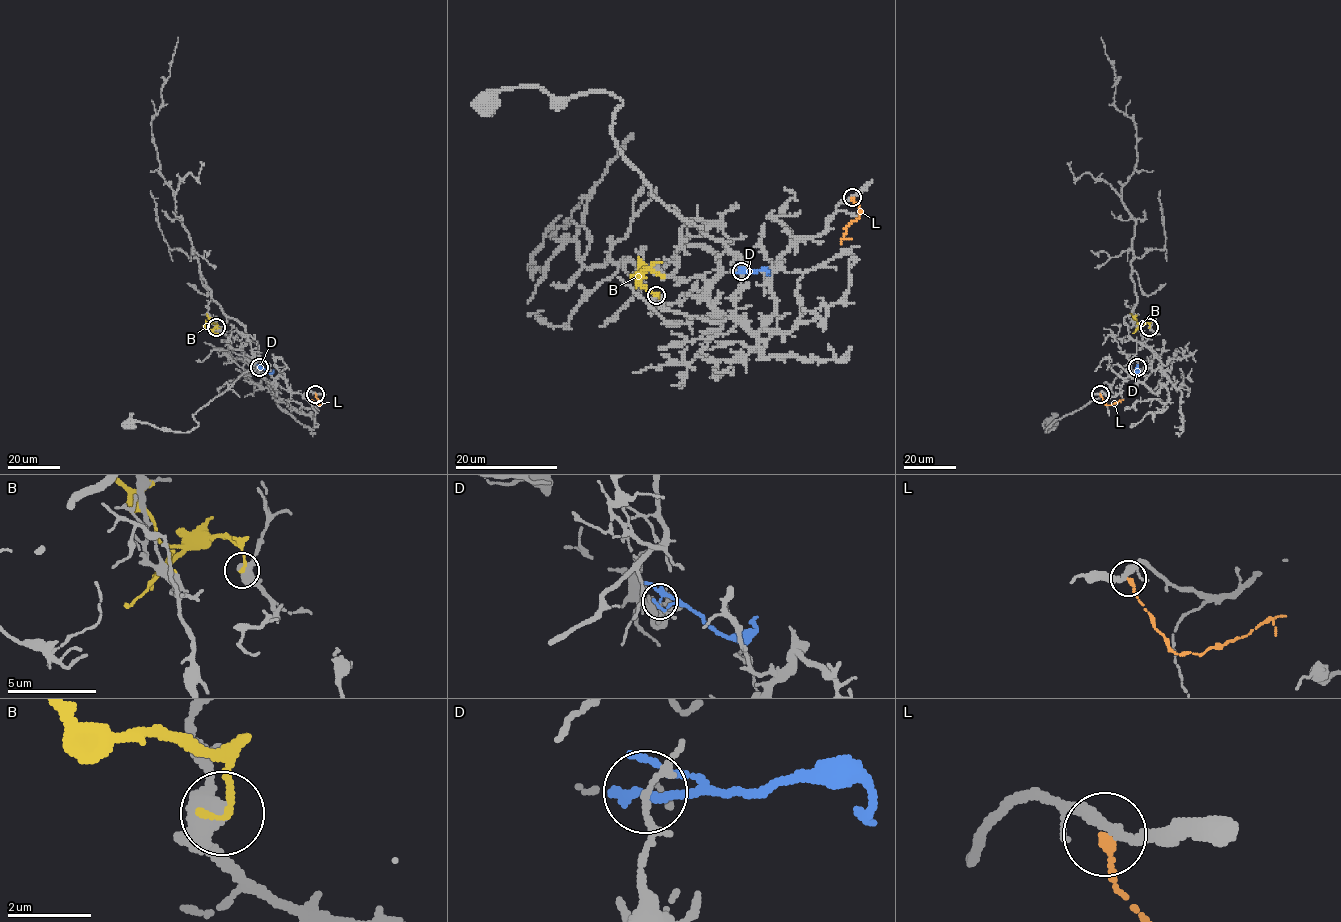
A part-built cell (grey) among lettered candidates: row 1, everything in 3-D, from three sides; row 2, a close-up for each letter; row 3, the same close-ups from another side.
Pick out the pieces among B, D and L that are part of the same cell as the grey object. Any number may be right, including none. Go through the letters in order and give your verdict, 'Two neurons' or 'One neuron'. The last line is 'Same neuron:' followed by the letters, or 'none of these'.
B: Two neurons
D: Two neurons
L: Two neurons
Same neuron: none of these

